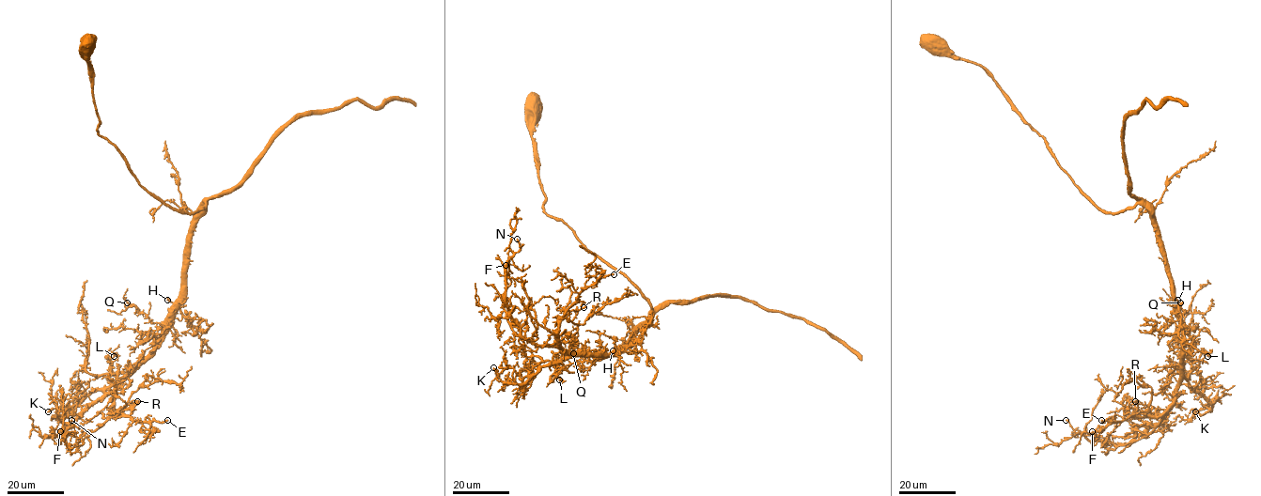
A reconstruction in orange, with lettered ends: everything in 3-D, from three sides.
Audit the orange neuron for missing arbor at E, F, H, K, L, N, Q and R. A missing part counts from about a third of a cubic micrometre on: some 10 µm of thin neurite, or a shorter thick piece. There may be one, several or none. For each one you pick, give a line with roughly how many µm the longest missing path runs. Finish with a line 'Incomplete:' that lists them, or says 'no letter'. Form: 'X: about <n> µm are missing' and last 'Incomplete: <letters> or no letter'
H: about 20 µm are missing
K: about 25 µm are missing
Incomplete: H, K

